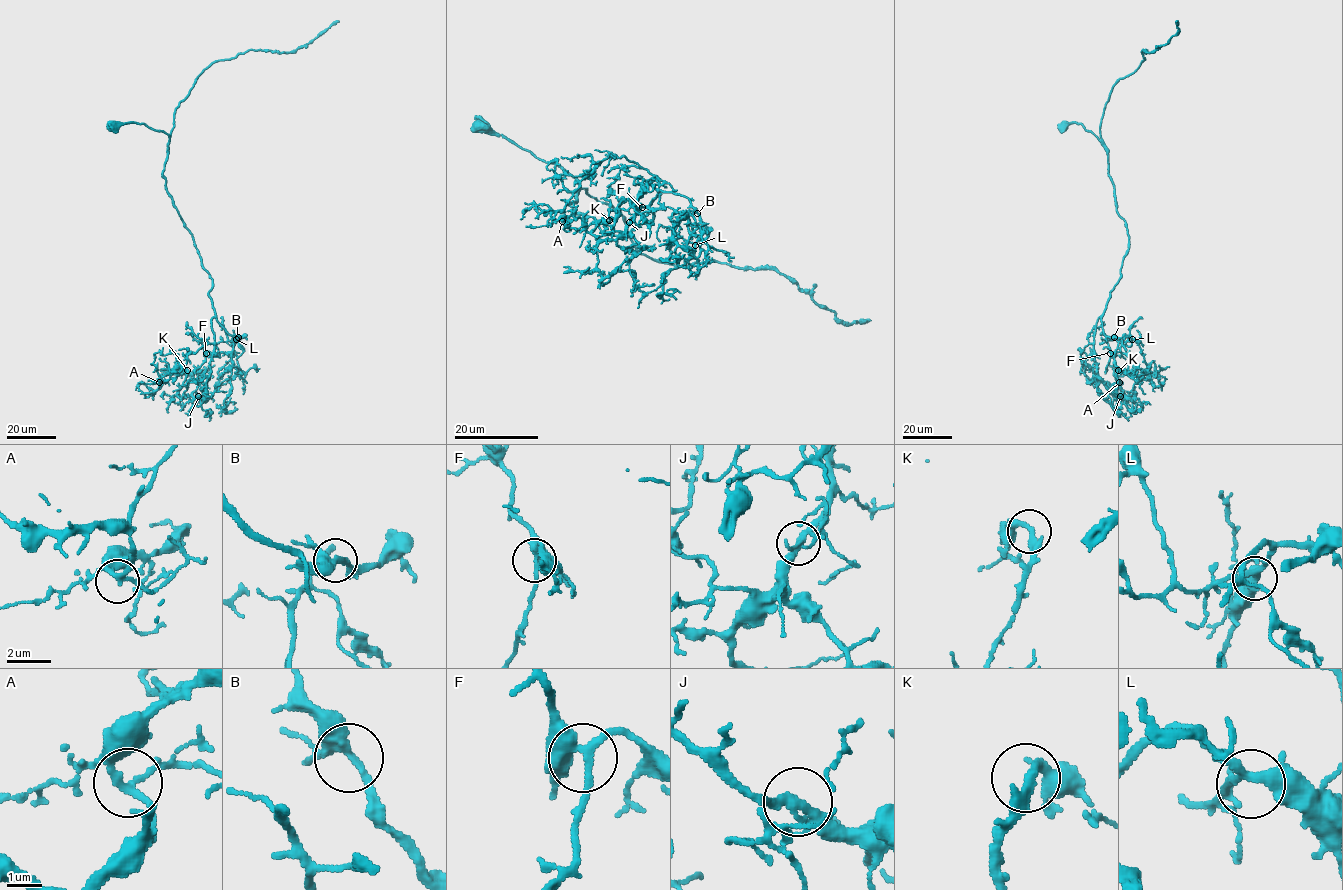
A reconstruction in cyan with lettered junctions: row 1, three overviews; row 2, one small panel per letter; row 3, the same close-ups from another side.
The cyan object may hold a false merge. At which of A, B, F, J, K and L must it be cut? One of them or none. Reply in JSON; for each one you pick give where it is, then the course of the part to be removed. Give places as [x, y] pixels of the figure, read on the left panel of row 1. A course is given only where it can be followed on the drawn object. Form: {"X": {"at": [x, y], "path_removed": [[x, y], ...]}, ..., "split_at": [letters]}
{"split_at": []}

